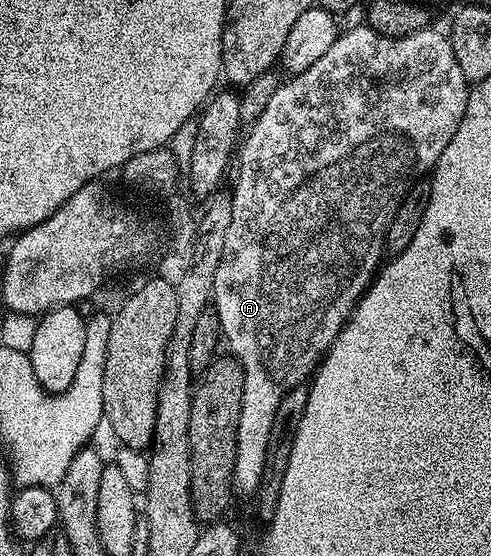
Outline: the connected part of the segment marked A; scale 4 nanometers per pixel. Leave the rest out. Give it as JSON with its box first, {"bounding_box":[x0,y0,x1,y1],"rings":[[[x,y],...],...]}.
{"bounding_box":[211,26,471,497],"rings":[[[367,26],[341,32],[335,46],[331,46],[331,50],[327,50],[327,54],[323,54],[315,66],[307,66],[307,70],[298,76],[289,76],[277,87],[271,102],[267,102],[263,109],[263,114],[259,114],[254,124],[248,125],[240,141],[235,153],[237,177],[234,178],[231,189],[231,226],[227,229],[227,239],[223,241],[223,258],[219,258],[219,270],[215,270],[211,301],[212,307],[219,314],[224,343],[227,348],[229,344],[228,351],[243,366],[243,410],[239,410],[239,434],[235,434],[233,475],[233,490],[238,497],[252,497],[261,484],[267,462],[267,442],[271,442],[271,426],[275,422],[275,410],[279,410],[279,402],[283,402],[283,398],[295,386],[306,383],[314,369],[320,365],[382,263],[385,231],[397,213],[401,199],[409,193],[413,183],[432,173],[433,167],[439,162],[439,154],[447,150],[447,142],[455,138],[455,130],[459,130],[459,122],[463,122],[463,110],[467,110],[471,85],[463,78],[463,70],[457,68],[448,35],[437,36],[435,28],[430,26],[403,38],[387,38]]]}

